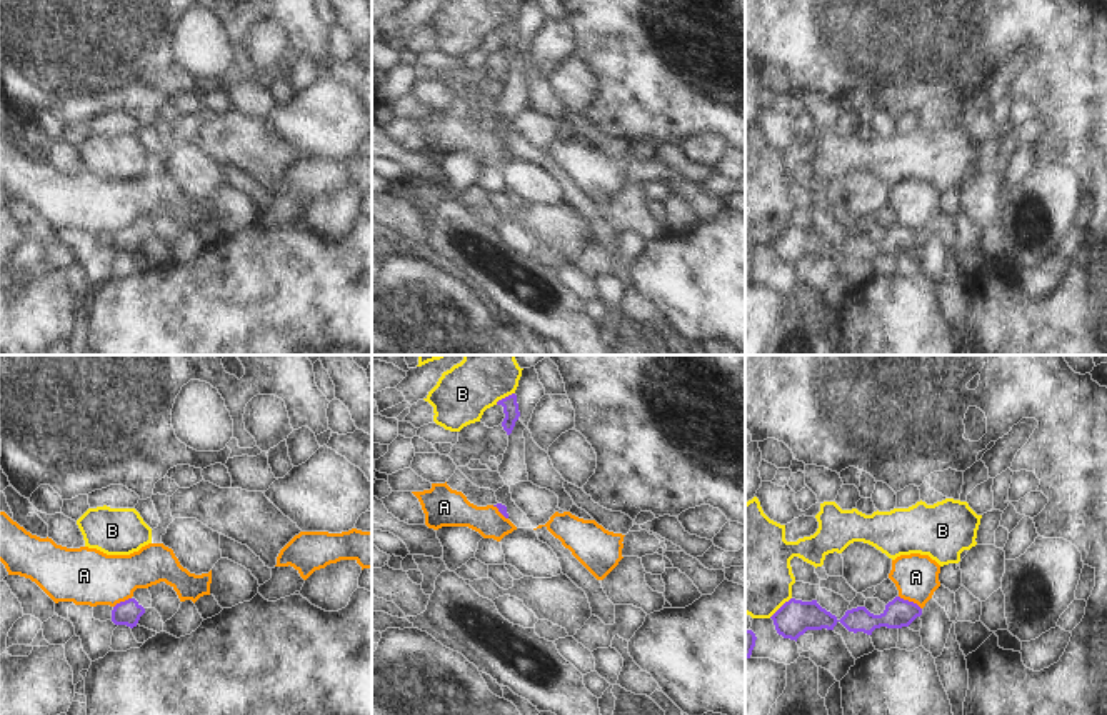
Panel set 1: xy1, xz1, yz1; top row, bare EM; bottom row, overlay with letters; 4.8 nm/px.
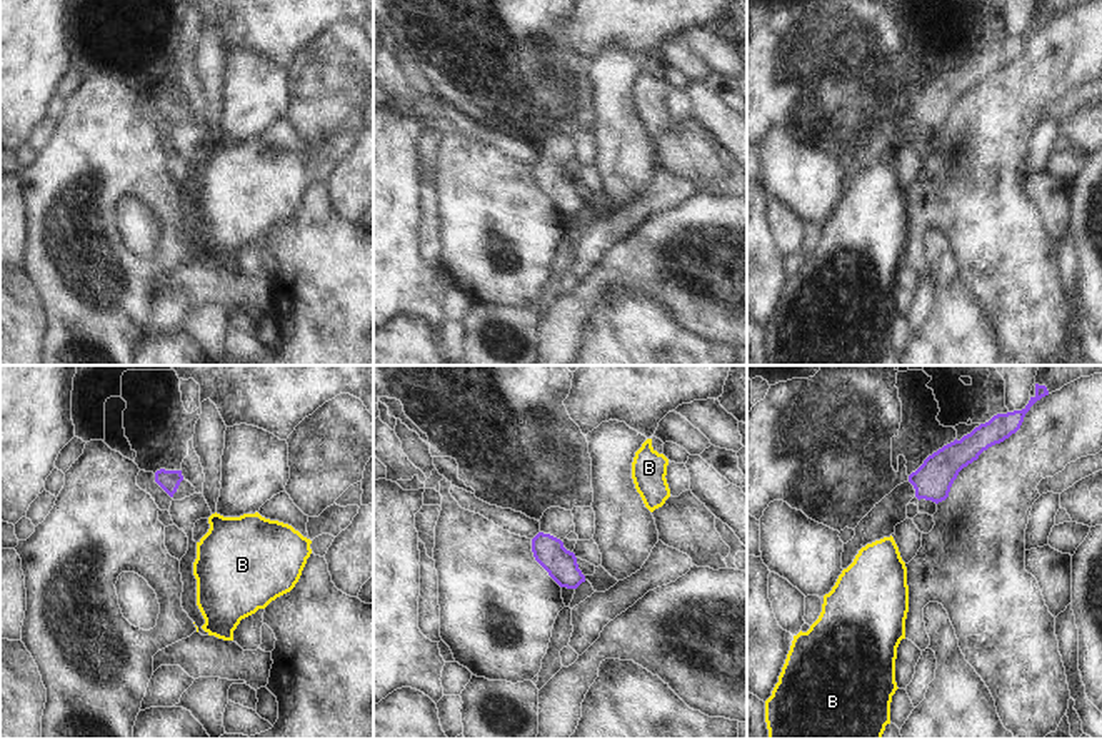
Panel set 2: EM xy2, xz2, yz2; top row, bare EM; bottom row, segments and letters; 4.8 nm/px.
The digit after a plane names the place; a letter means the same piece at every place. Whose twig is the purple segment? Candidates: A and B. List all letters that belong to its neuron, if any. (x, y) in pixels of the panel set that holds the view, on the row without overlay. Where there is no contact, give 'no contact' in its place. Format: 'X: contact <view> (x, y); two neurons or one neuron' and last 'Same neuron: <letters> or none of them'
A: contact yz1 (911, 229); two neurons
B: contact yz1 (781, 234); two neurons
Same neuron: none of them

